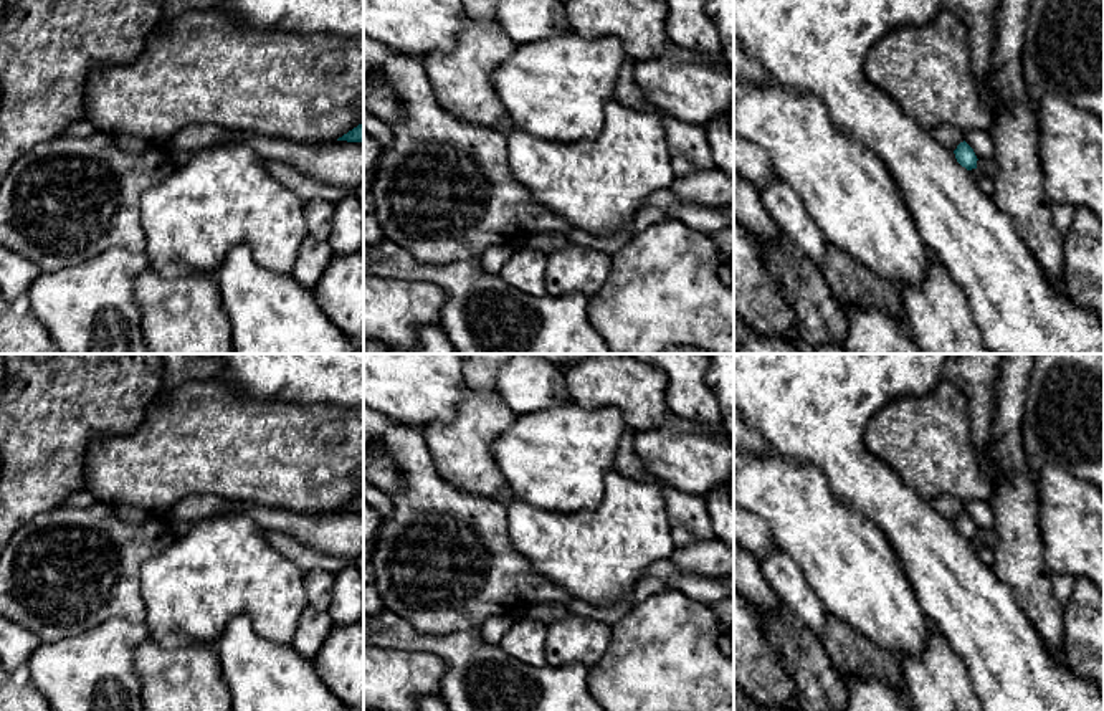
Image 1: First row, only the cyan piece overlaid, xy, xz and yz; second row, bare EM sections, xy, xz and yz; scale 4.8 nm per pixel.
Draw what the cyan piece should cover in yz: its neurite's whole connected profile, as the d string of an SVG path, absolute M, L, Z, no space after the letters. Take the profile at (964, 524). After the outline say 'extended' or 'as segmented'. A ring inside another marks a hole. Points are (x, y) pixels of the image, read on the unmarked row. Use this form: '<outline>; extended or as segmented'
M964 511L954 521L957 532L967 541L977 539L977 526L973 519Z; as segmented

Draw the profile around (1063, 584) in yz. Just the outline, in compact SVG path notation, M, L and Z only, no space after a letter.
M1053 574L1053 595L1066 605L1073 595L1074 579L1068 574Z

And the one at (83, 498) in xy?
M81 489L81 491L68 496L64 501L64 506L84 509L84 508L93 506L94 503L98 503L96 498L89 491Z

